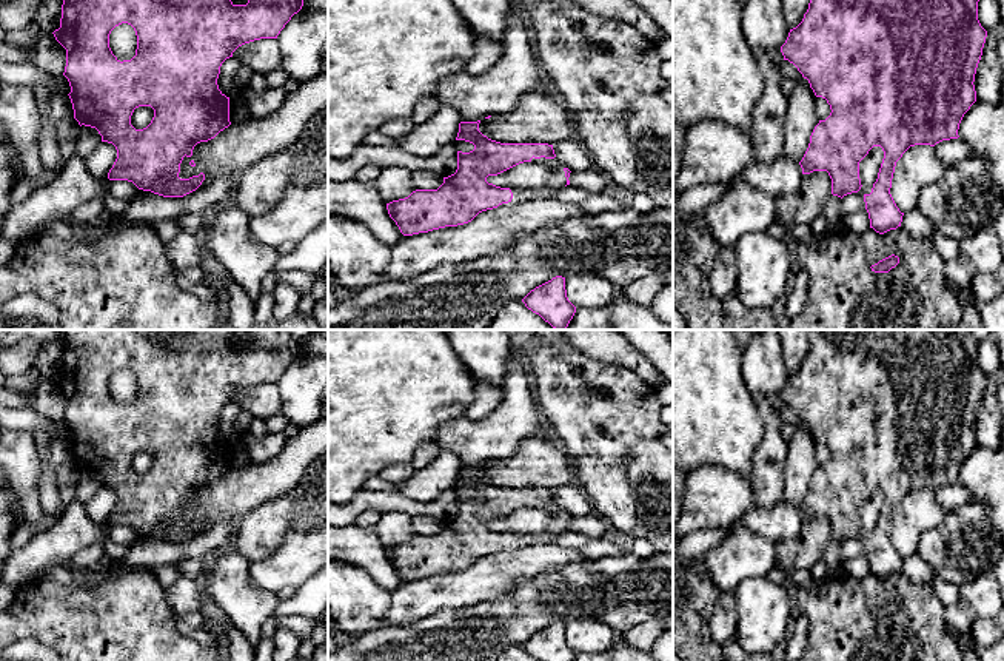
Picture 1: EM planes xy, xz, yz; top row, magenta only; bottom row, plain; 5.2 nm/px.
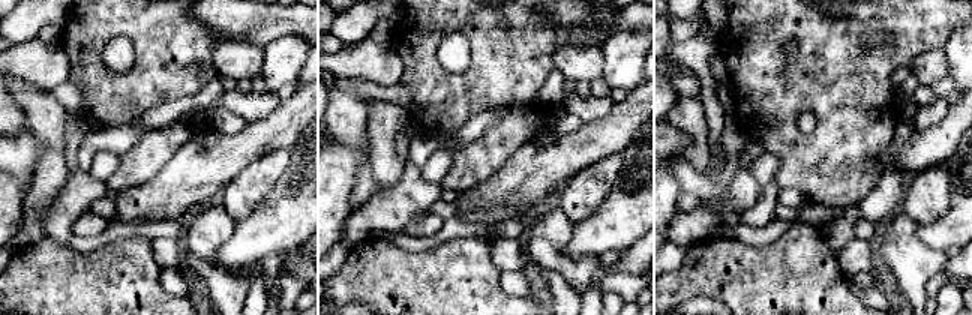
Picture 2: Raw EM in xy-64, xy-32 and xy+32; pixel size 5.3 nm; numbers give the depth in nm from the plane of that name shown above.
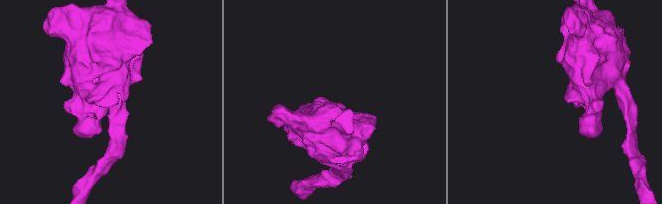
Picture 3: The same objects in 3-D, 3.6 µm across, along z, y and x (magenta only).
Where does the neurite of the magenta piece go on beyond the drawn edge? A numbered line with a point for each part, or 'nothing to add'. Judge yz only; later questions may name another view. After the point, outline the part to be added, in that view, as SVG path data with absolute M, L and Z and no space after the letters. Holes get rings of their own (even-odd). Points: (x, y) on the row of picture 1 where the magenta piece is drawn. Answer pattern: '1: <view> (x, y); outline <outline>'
nothing to add

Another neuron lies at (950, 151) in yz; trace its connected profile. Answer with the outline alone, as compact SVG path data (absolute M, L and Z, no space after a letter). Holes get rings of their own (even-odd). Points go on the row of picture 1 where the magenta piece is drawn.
M959 137L936 143L935 151L945 166L952 166L970 157L976 157L973 146Z

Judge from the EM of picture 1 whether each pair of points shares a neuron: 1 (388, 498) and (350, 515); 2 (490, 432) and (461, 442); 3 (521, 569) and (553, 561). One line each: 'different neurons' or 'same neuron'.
1: same neuron
2: same neuron
3: same neuron

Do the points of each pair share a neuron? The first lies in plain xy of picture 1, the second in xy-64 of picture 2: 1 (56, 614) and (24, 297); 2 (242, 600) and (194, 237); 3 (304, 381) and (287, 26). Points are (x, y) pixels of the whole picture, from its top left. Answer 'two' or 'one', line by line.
1: one
2: one
3: two

